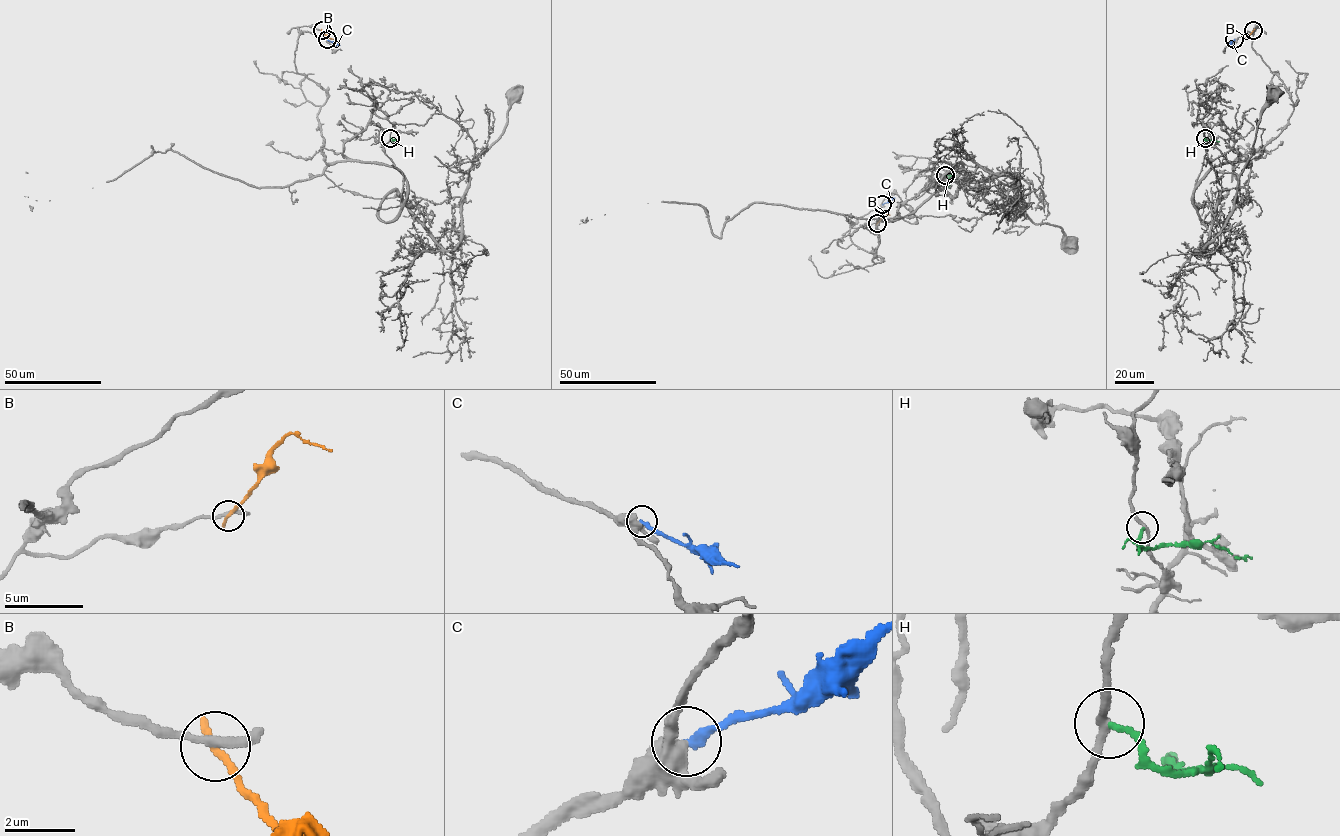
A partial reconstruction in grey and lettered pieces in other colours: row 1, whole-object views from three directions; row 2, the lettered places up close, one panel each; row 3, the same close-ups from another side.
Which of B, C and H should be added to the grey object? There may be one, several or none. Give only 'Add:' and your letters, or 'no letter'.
Add: no letter

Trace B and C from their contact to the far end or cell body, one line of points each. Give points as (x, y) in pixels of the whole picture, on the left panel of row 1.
B: (322, 30), (335, 39)
C: (327, 40), (339, 45)

